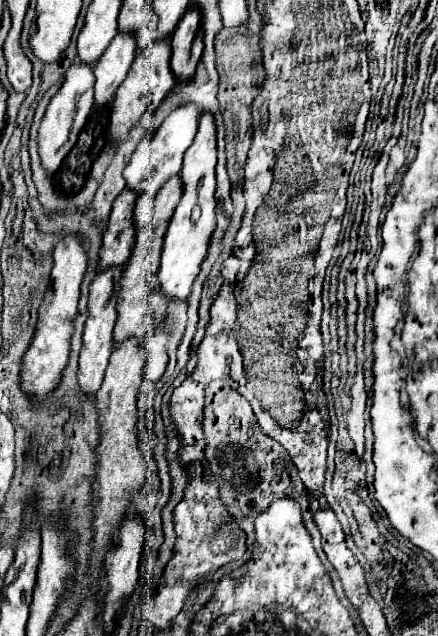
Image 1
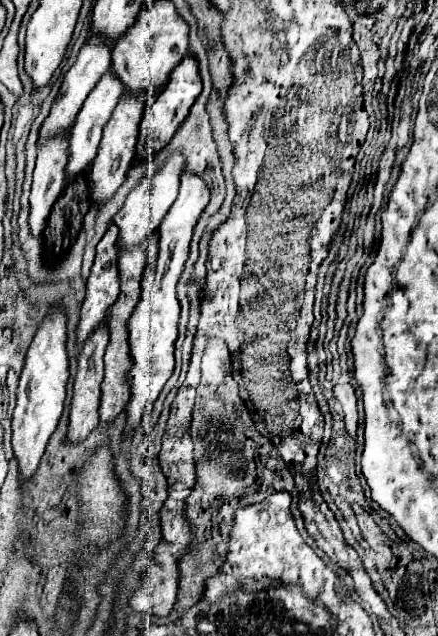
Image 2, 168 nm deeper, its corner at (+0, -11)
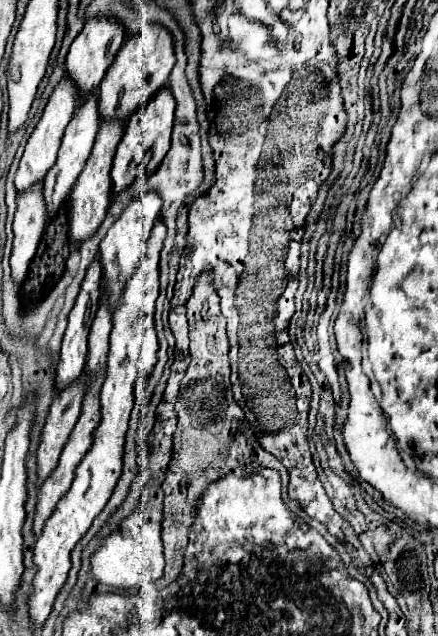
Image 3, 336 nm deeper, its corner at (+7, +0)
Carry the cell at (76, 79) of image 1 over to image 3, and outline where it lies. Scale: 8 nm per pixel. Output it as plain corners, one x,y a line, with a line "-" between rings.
35,184
35,188
27,190
23,196
17,198
17,212
13,220
13,252
11,252
11,278
15,284
21,284
29,272
29,264
37,252
37,246
41,242
41,236
45,232
45,200
43,200
43,188

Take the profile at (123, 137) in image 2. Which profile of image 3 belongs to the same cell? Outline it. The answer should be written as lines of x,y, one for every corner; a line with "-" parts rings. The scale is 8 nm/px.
105,120
99,126
95,139
93,152
71,192
71,208
69,208
69,240
71,244
79,246
83,240
89,240
99,224
105,218
105,212
111,204
111,164
116,153
116,148
123,136
123,124
119,124
117,120

